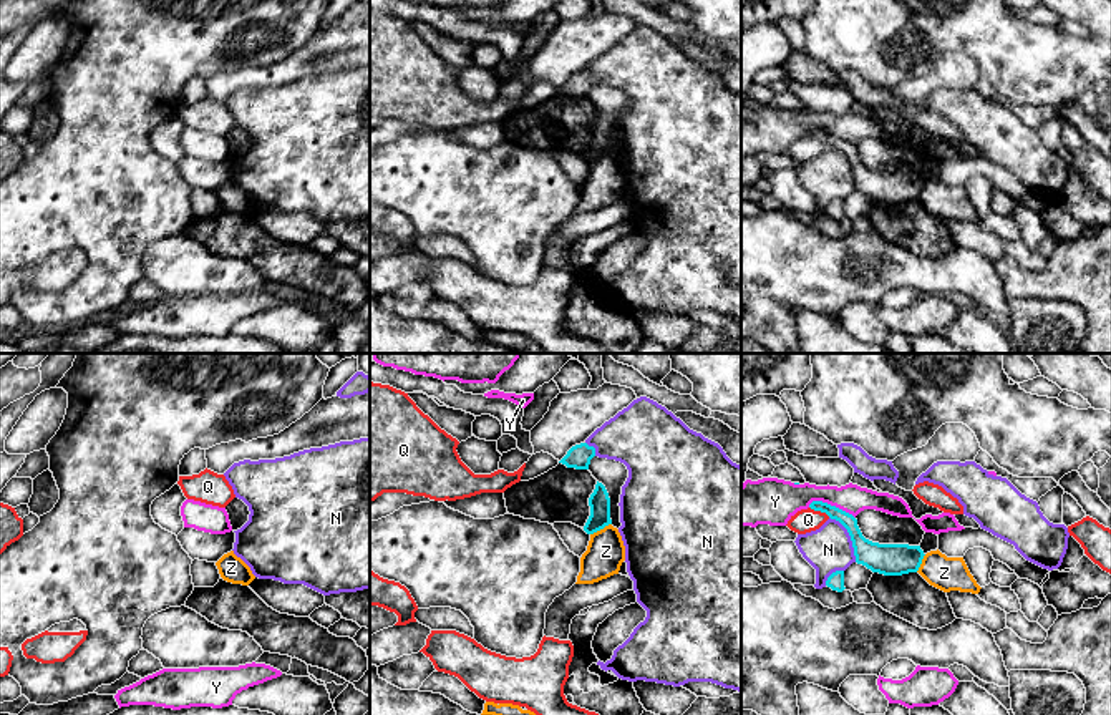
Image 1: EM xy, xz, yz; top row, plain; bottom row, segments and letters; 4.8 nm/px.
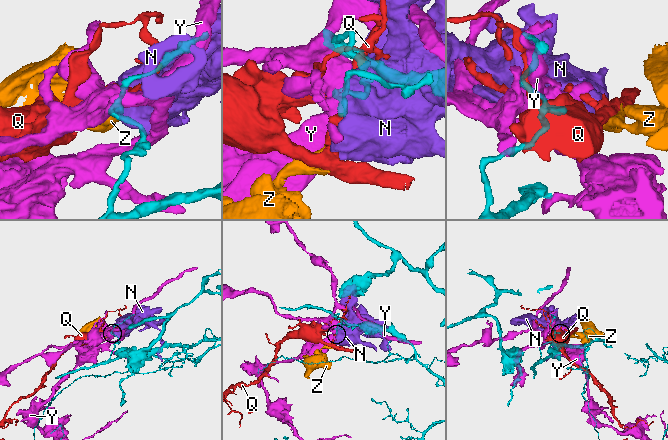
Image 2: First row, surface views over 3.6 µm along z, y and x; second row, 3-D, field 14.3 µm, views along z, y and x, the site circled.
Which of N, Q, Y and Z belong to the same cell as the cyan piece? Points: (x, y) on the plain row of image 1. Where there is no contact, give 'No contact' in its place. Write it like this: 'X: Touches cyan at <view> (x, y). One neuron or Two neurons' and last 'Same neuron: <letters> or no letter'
N: Touches cyan at yz (851, 166). Two neurons
Q: Touches cyan at yz (819, 138). Two neurons
Y: Touches cyan at yz (829, 133). Two neurons
Z: Touches cyan at xz (601, 156). Two neurons
Same neuron: no letter

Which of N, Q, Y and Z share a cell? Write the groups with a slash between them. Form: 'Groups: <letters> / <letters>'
Groups: N / Q / Y / Z

